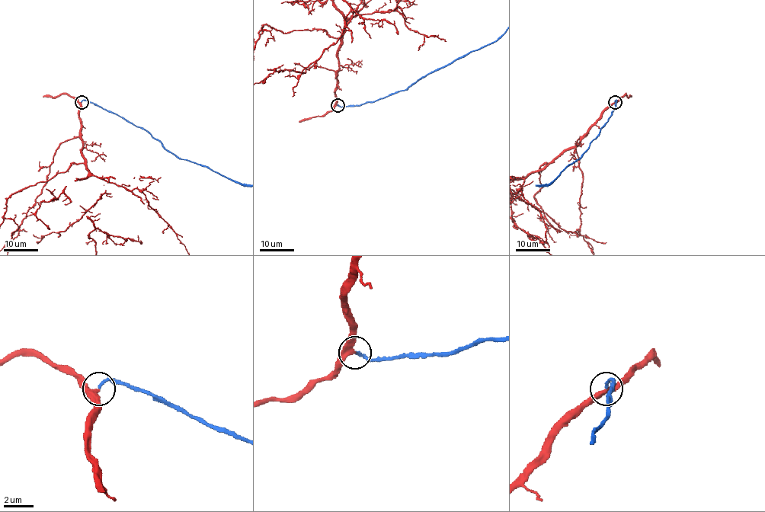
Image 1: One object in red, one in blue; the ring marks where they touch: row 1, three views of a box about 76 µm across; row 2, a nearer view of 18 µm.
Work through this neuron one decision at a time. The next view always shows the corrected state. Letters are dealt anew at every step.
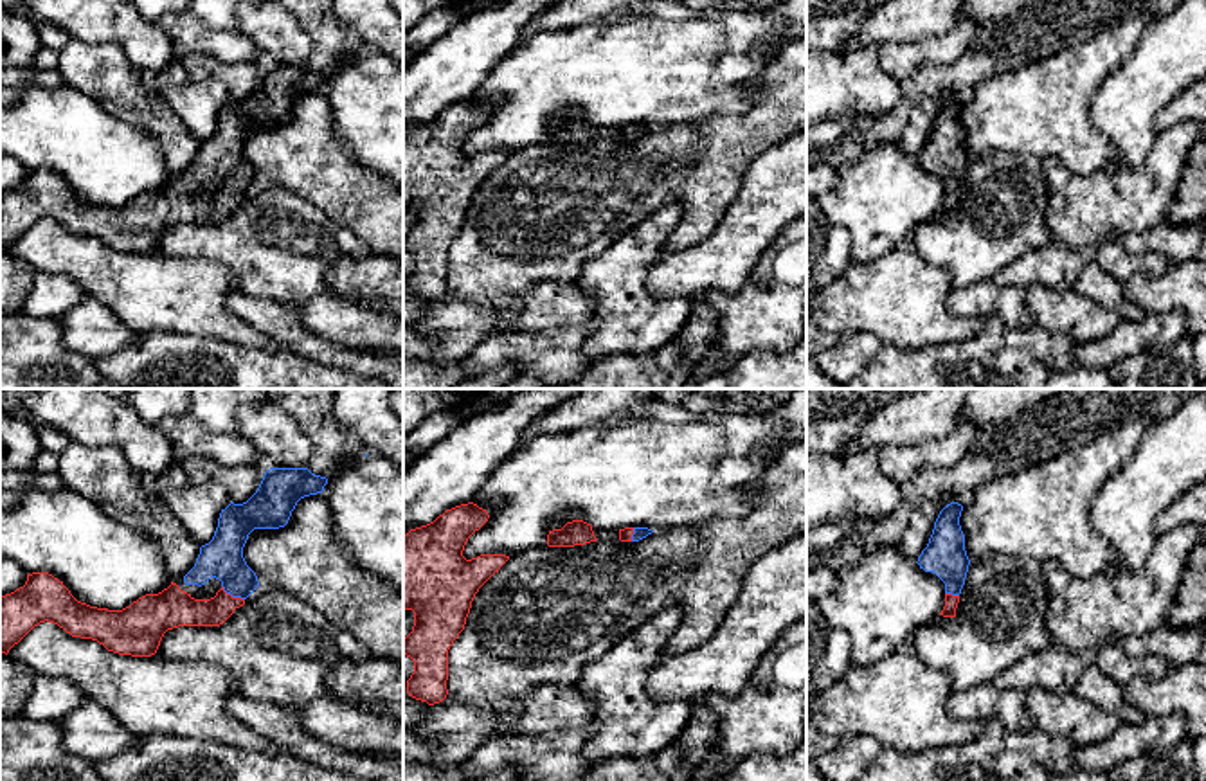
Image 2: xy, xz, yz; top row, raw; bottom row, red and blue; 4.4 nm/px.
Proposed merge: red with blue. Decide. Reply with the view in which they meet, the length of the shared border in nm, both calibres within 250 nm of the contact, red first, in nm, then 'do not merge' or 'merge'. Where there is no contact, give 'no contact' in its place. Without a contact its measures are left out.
contact in xy; length 120 nm; calibres 160 and 190 nm; merge

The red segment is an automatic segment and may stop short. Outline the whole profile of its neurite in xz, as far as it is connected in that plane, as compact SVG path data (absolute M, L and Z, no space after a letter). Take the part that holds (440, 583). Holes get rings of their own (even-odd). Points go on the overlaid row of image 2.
M468 502L403 536L403 610L414 612L412 632L403 639L403 655L414 660L407 693L428 705L443 702L448 695L448 650L464 630L475 594L509 560L506 554L481 554L472 560L463 556L468 538L488 518L486 509Z

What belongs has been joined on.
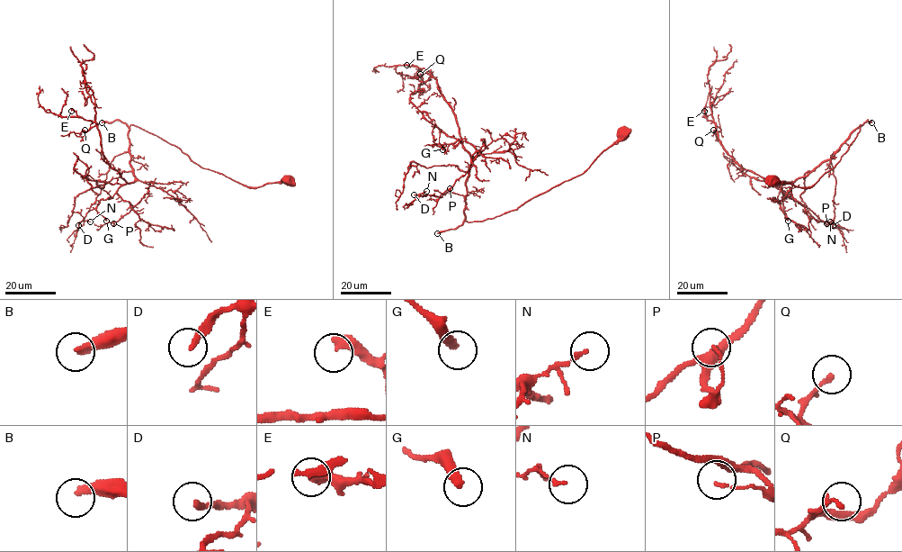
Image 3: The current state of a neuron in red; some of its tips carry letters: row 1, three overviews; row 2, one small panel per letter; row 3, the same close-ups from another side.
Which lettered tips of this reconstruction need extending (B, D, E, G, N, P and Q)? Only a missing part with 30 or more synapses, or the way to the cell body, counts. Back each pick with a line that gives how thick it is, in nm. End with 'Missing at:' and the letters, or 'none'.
B: 320 nm thick
D: 220 nm thick
Missing at: B, D

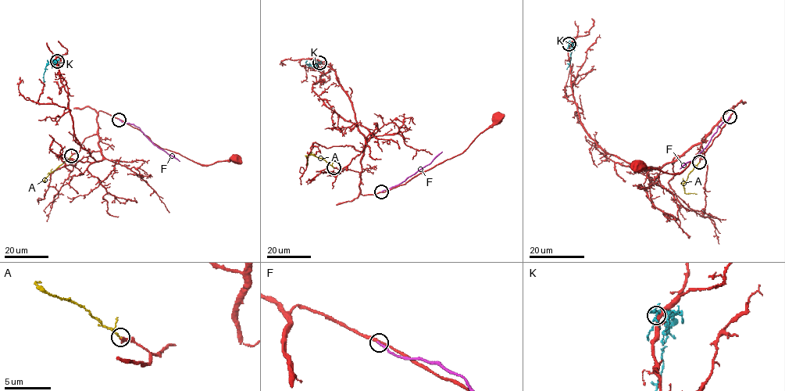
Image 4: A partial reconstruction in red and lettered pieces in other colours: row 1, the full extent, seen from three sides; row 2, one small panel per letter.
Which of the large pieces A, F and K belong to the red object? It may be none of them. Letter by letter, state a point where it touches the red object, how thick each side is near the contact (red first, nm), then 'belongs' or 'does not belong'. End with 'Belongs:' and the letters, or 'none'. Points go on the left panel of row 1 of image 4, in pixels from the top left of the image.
A: contact (71, 156); calibres 300 and 150 nm; belongs
F: contact (119, 120); calibres 240 and 200 nm; does not belong
K: contact (57, 61); calibres 240 and 180 nm; does not belong
Belongs: A

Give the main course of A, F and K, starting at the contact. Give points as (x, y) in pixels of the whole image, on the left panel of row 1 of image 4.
A: (71, 156), (49, 173), (44, 181)
F: (119, 119), (137, 127), (155, 145), (180, 161)
K: (57, 61), (52, 60), (47, 66), (44, 81)

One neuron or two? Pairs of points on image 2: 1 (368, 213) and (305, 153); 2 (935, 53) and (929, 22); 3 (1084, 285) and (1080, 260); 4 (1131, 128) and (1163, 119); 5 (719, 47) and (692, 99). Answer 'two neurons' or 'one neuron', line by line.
1: one neuron
2: two neurons
3: two neurons
4: two neurons
5: one neuron

